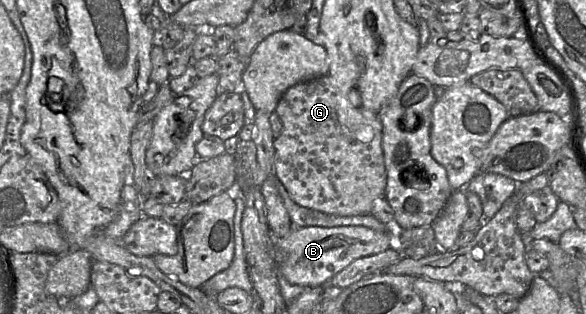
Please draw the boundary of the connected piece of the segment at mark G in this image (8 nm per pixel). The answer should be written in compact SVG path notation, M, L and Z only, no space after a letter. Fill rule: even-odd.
M328 74L311 80L299 82L288 88L281 96L275 109L275 113L279 116L282 123L280 135L274 139L274 175L284 186L291 199L298 205L320 211L323 213L337 216L355 216L370 214L373 203L378 198L385 198L385 188L387 183L387 174L384 163L384 155L382 148L382 122L379 114L362 107L358 108L351 104L348 96L341 94L336 87L336 81Z

